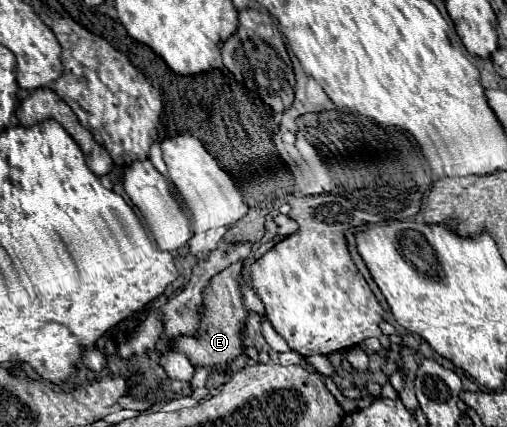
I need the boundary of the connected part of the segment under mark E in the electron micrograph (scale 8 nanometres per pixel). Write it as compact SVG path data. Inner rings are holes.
M241 263L227 267L225 271L221 271L219 275L215 275L209 281L209 287L205 289L205 307L203 307L201 327L199 327L197 335L181 337L175 341L175 349L185 353L195 367L215 367L217 369L225 363L231 363L237 355L243 353L241 337L243 337L247 311L243 307L239 283L235 279L235 275L239 275L237 271L241 271Z

